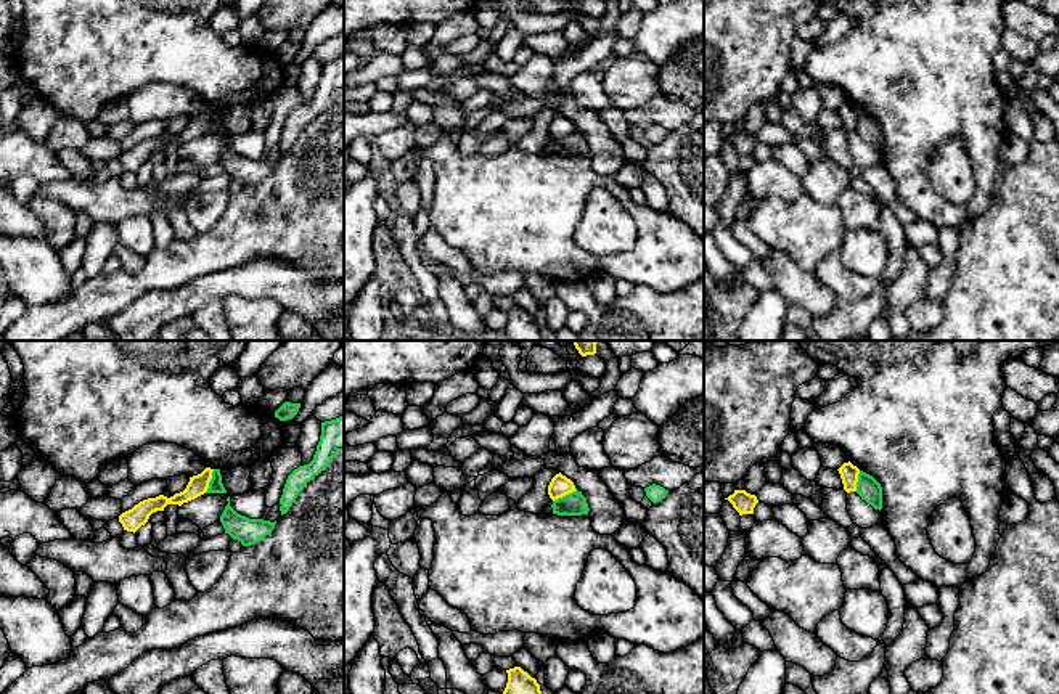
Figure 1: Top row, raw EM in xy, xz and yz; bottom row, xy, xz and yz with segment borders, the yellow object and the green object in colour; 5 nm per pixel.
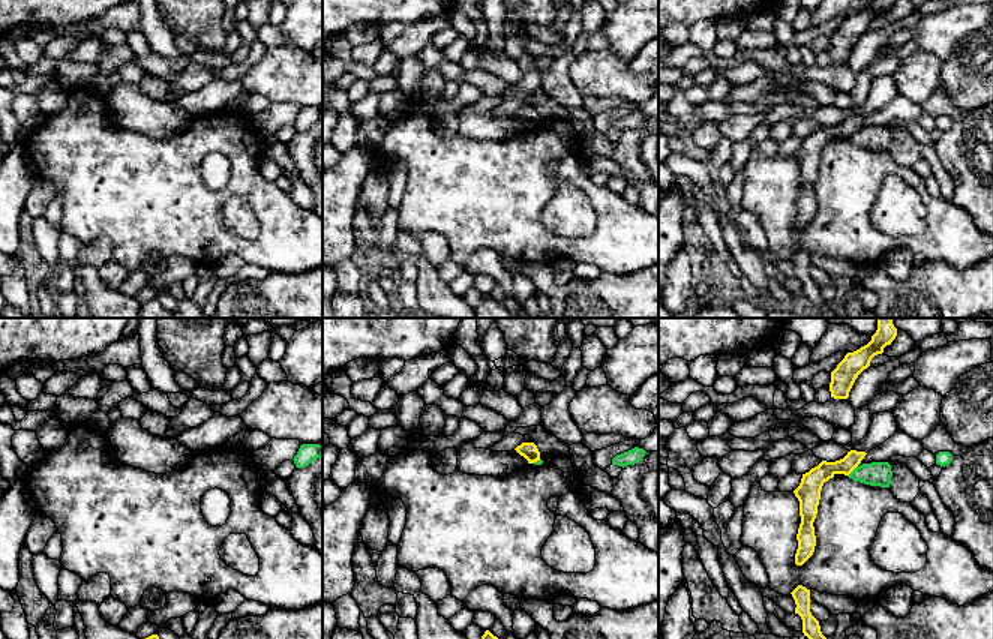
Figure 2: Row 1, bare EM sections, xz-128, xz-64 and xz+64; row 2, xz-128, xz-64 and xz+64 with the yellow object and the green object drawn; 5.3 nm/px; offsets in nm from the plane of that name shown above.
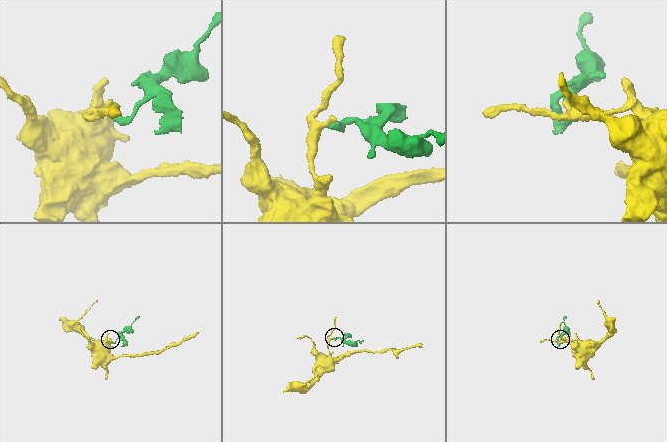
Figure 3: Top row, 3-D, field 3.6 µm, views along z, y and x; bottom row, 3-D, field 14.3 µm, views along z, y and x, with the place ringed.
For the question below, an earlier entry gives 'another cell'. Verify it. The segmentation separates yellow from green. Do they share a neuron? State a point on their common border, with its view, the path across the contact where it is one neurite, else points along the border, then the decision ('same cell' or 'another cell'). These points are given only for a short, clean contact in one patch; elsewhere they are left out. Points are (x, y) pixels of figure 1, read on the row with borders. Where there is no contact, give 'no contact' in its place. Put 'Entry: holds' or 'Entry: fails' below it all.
contact xy (209, 481); border xy (214, 469), (209, 487), (204, 492); another cell
Entry: holds

